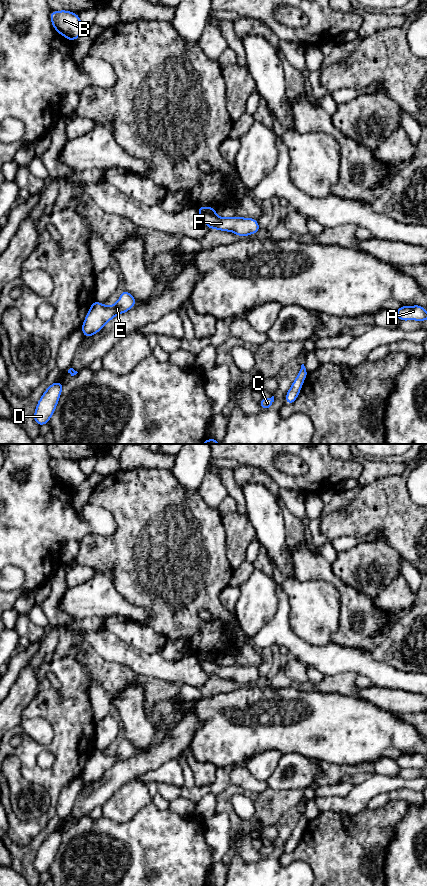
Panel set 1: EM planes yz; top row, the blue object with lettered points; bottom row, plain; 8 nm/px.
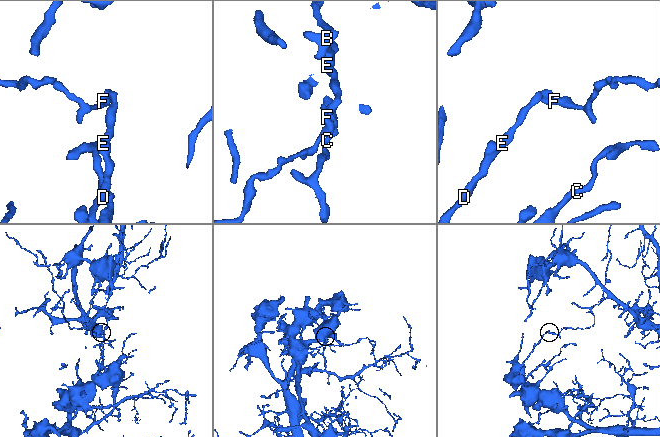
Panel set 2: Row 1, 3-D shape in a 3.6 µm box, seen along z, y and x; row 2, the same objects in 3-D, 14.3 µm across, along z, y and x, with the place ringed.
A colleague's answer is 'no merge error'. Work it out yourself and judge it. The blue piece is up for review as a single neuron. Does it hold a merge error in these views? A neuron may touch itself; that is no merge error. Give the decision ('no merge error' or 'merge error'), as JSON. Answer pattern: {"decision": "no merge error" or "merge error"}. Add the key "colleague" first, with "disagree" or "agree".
{"colleague": "disagree", "decision": "merge error"}

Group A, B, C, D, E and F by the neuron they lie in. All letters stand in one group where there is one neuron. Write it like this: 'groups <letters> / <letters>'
groups A B C D E / F

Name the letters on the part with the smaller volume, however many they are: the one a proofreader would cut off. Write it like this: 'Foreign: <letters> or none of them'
Foreign: F

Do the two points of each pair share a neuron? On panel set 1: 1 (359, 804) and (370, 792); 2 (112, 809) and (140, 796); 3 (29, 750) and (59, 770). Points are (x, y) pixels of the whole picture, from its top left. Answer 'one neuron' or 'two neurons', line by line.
1: one neuron
2: one neuron
3: one neuron

